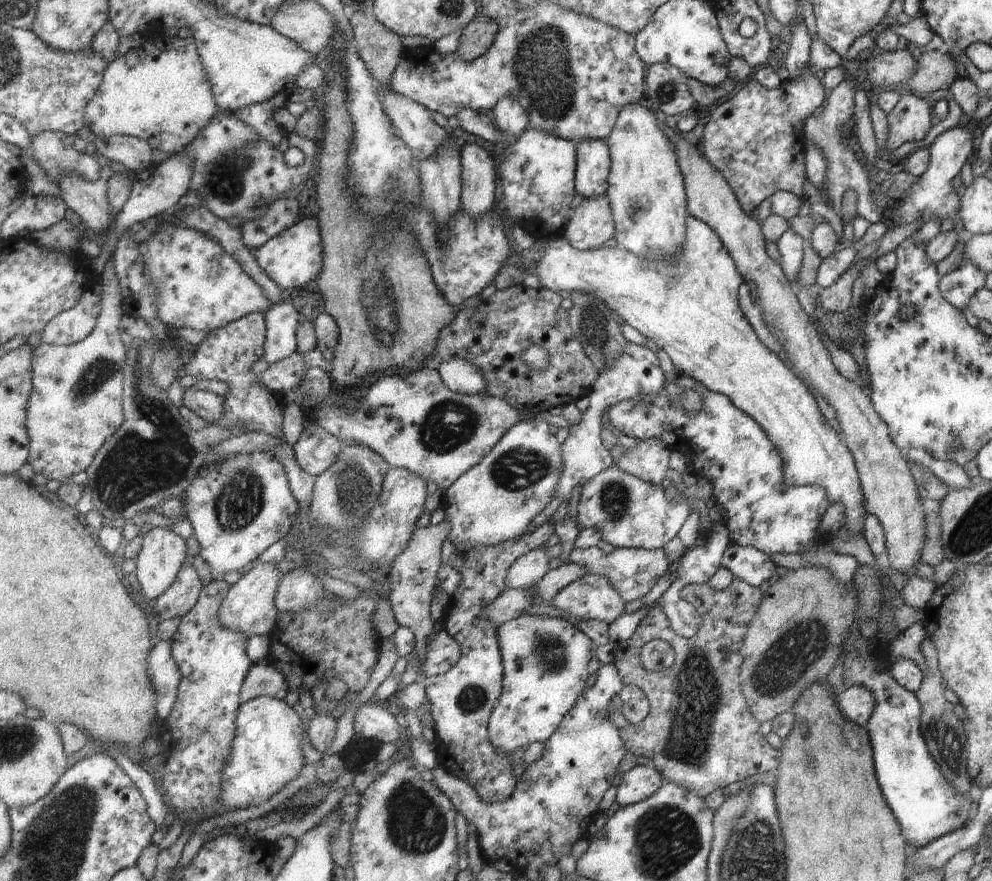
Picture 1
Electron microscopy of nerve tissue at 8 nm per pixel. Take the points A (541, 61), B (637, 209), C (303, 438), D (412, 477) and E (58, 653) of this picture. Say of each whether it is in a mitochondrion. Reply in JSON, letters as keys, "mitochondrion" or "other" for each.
{"A":"mitochondrion","B":"mitochondrion","C":"other","D":"other","E":"other"}

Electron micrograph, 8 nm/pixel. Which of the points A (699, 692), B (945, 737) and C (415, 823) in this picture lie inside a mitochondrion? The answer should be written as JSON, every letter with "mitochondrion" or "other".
{"A":"mitochondrion","B":"mitochondrion","C":"mitochondrion"}

